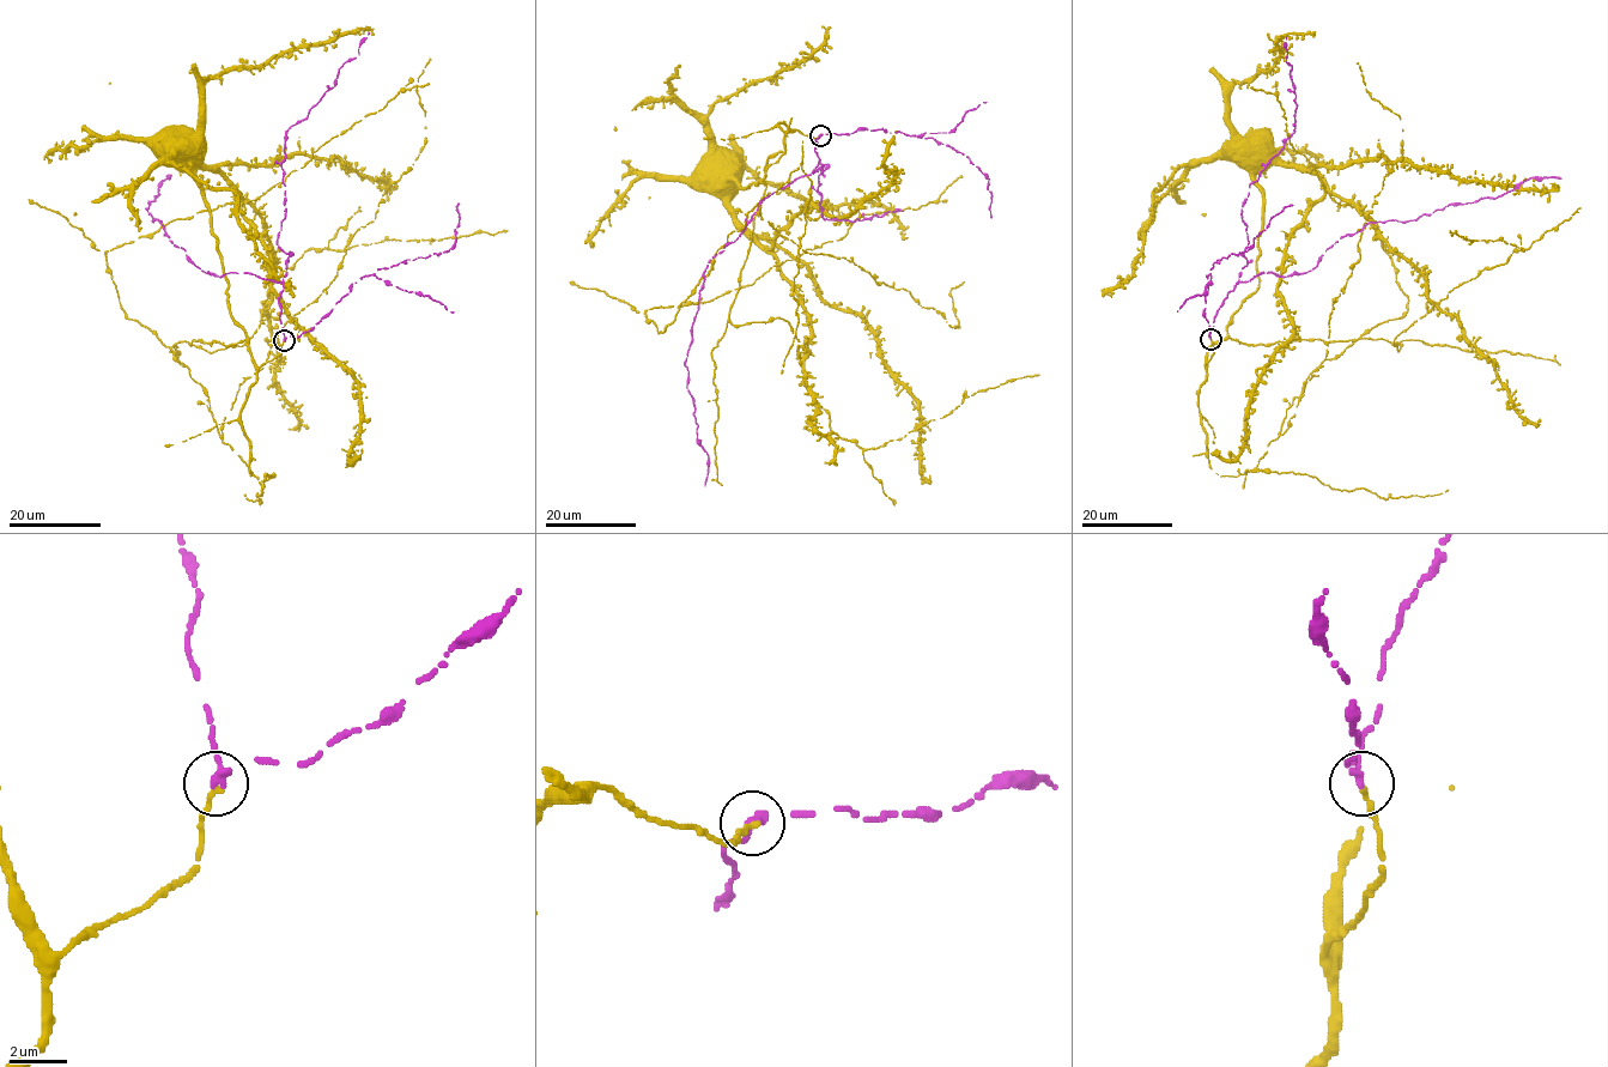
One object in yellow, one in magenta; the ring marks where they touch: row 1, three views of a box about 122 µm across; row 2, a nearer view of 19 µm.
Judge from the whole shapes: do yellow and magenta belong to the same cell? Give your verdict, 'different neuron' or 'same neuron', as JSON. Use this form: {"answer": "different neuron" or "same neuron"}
{"answer": "same neuron"}

